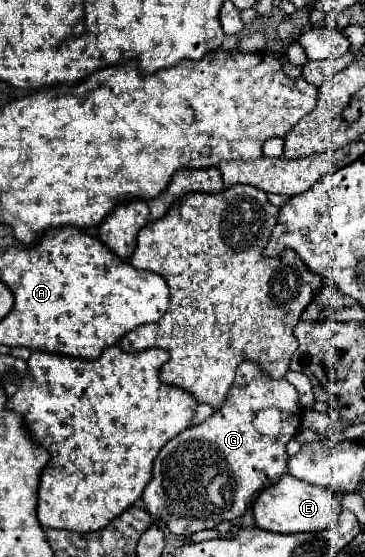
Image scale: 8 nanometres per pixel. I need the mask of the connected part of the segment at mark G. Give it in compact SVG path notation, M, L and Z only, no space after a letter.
M244 360L238 366L236 382L228 392L226 402L202 424L190 426L172 438L154 460L154 474L144 490L144 508L166 522L168 530L178 536L188 536L198 530L214 528L224 520L234 520L246 512L252 496L266 484L274 484L286 474L286 442L300 432L302 408L296 388L286 378L270 378L258 362Z

